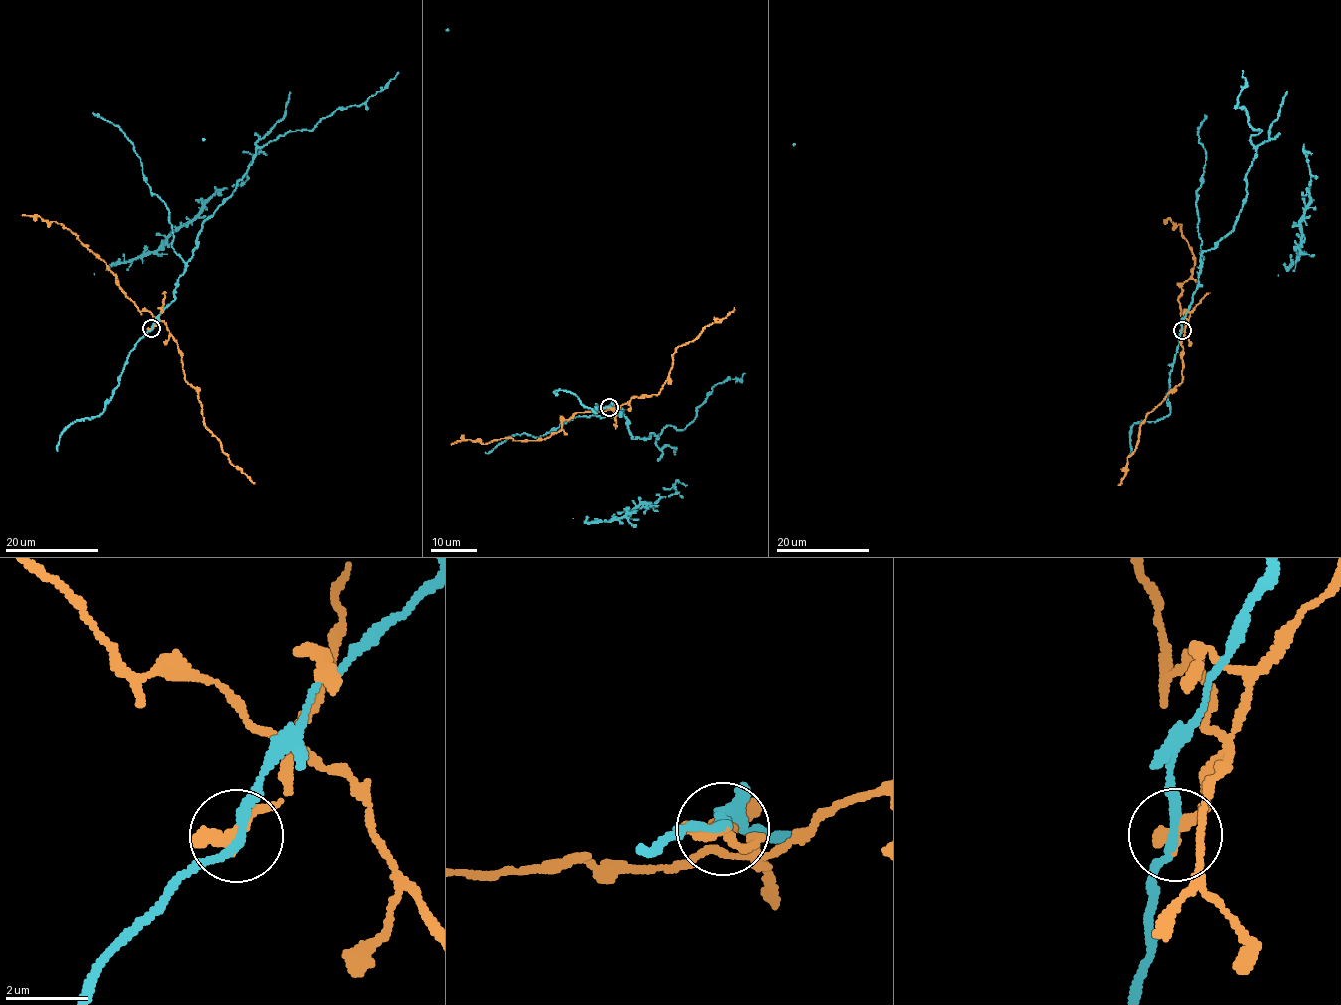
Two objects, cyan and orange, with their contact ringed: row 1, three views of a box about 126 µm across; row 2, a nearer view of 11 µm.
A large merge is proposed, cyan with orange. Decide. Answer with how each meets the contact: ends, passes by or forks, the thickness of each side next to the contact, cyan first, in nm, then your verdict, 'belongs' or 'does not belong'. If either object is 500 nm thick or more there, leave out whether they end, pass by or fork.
cyan passes by | orange ends | 220/360 nm | does not belong

